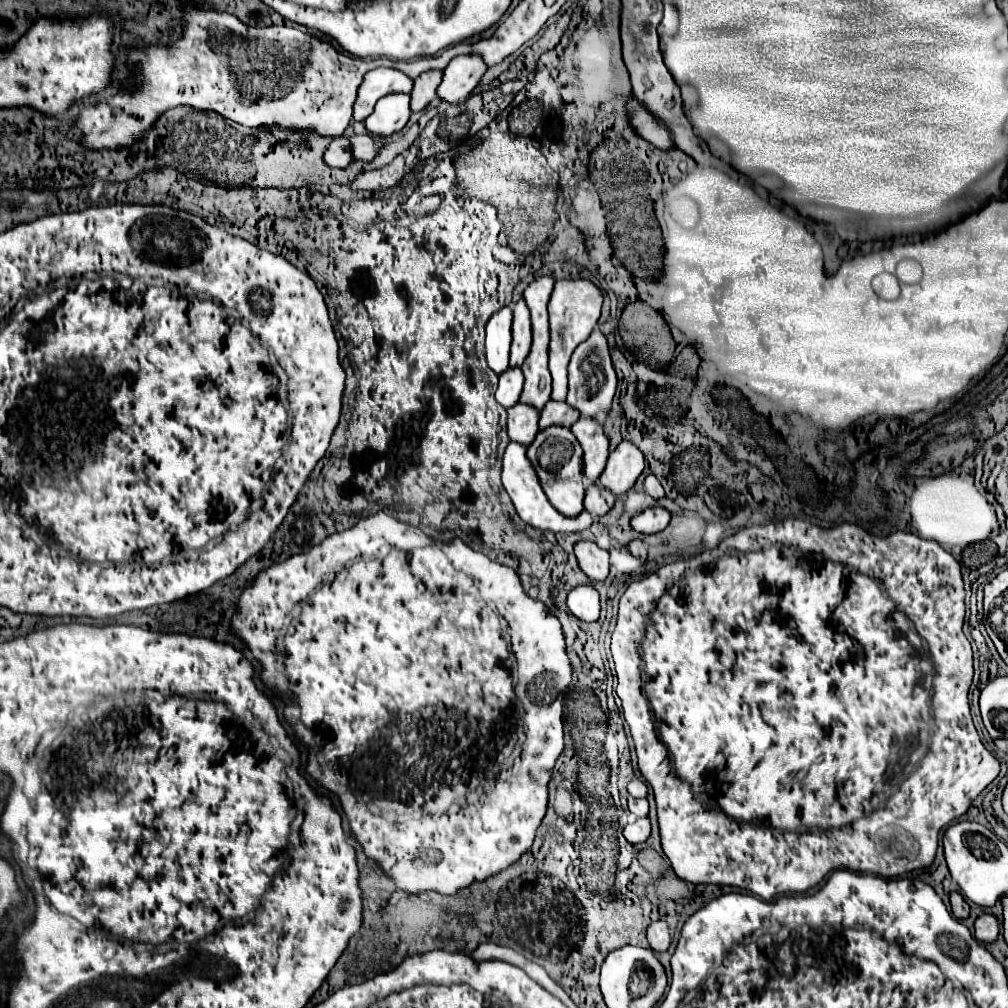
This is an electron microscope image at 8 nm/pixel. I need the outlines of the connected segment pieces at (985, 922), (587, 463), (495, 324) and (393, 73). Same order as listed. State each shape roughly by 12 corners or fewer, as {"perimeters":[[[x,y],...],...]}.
{"perimeters":[[[980,914],[974,922],[976,940],[994,942],[998,920]],[[578,418],[572,432],[584,448],[584,476],[598,480],[608,460],[604,426]],[[512,306],[486,324],[486,360],[500,374],[508,368]],[[394,68],[370,70],[354,104],[366,120],[374,104],[392,92],[410,92],[414,78]]]}

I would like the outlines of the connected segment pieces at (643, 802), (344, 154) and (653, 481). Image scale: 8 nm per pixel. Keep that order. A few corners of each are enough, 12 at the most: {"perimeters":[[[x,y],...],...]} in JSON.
{"perimeters":[[[629,796],[628,809],[637,818],[648,816],[648,800]],[[350,140],[330,142],[324,162],[346,168],[354,162]],[[654,474],[646,476],[646,492],[662,498],[664,488]]]}

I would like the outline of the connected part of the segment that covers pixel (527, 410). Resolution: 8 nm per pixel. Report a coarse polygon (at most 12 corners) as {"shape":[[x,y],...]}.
{"shape":[[516,402],[508,410],[508,436],[524,446],[538,432],[540,410]]}

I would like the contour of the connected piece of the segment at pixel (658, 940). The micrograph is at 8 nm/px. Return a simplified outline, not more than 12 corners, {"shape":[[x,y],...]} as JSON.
{"shape":[[664,920],[648,926],[648,942],[654,952],[670,946],[670,932]]}

